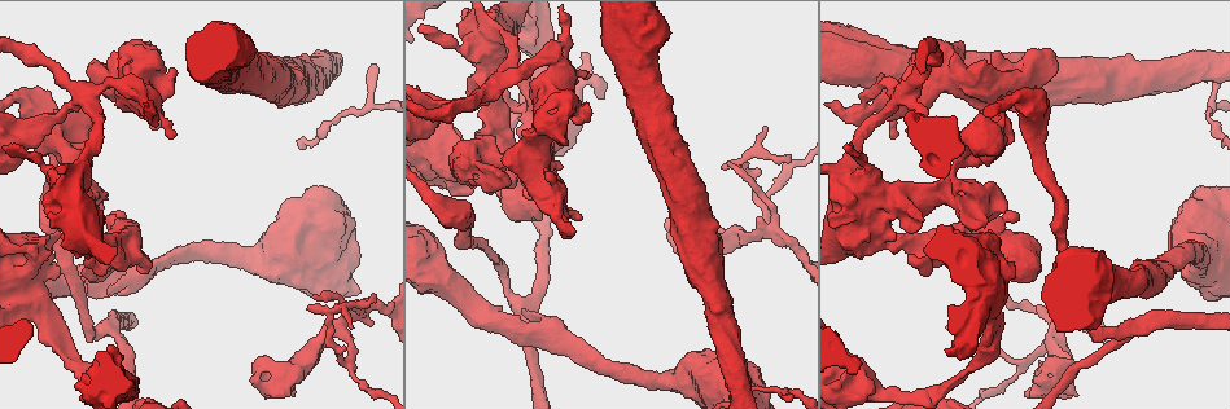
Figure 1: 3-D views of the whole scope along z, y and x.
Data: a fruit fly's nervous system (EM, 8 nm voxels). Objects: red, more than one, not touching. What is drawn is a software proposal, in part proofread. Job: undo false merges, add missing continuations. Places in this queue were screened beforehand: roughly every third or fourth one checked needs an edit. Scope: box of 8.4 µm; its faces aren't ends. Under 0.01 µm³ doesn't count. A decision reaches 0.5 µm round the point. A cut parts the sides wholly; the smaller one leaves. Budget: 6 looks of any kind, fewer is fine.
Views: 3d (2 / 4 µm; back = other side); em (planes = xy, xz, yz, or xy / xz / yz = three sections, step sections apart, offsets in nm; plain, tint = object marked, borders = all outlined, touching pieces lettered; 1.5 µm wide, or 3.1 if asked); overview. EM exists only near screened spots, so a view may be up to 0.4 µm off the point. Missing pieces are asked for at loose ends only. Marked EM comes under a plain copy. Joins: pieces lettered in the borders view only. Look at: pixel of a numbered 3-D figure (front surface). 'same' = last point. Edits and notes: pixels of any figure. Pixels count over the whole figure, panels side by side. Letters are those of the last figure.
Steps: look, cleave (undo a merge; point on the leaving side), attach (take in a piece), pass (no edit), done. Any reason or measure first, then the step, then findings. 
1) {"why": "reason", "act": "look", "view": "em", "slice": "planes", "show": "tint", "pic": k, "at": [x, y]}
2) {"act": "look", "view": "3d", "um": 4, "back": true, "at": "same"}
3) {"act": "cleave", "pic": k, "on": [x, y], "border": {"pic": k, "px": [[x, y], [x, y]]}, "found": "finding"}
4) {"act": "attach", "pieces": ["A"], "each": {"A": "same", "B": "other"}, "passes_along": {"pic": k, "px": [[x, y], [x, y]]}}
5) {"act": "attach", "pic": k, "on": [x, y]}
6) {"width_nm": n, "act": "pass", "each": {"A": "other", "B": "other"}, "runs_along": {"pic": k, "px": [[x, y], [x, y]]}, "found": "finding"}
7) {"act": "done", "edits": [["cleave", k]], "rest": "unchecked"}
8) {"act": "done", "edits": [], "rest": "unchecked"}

{"why": "three arms meet", "act": "look", "view": "em", "slice": "planes", "show": "borders", "pic": 1, "at": [349, 360]}

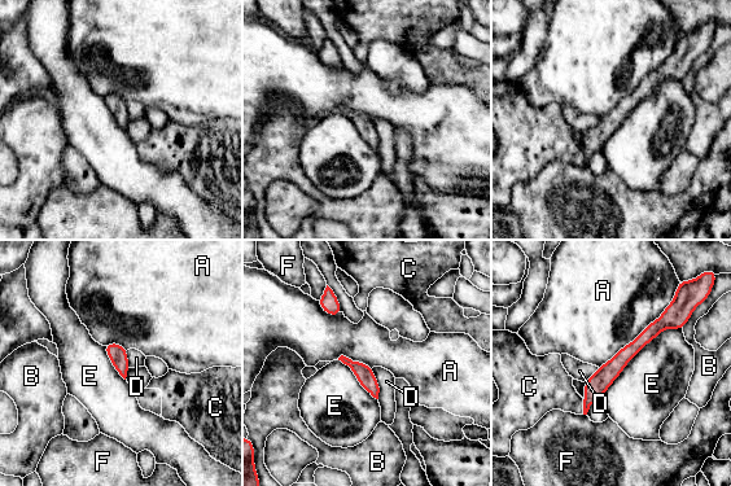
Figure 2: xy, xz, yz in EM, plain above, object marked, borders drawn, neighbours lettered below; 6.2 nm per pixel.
{"width_nm": 110, "act": "pass", "each": {"A": "other", "B": "other", "C": "other", "D": "other", "E": "other", "F": "other"}, "border": {"pic": 2, "px": [[682, 328], [664, 328], [600, 399]]}, "found": "continuous, no second neuron"}

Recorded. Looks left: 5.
{"why": "branch stops here", "act": "look", "view": "3d", "um": 4, "pic": 1, "at": [275, 221]}

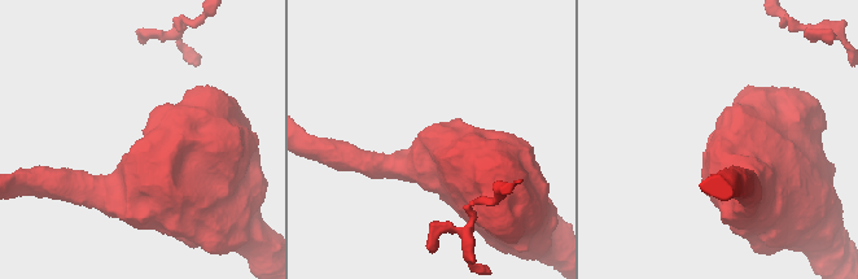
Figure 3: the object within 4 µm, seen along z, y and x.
{"why": "shape alone is not enough", "act": "look", "view": "em", "slice": "planes", "show": "borders", "pic": 3, "at": [144, 137]}

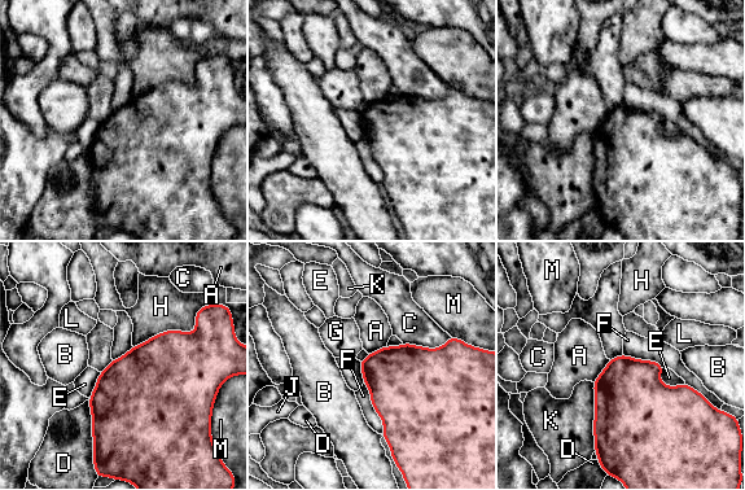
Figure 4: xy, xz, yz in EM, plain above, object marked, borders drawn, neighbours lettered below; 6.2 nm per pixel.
{"longest_contact_nm": ["H", 550], "act": "pass", "each": {"A": "other", "B": "other", "C": "other", "D": "other", "E": "other", "F": "other", "G": "other", "H": "other", "J": "other", "K": "other", "L": "other", "M": "other"}, "found": "no lettered piece goes on from it"}

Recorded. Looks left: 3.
{"why": "branch stops here", "act": "look", "view": "em", "slice": "planes", "show": "borders", "pic": 1, "at": [1070, 361]}

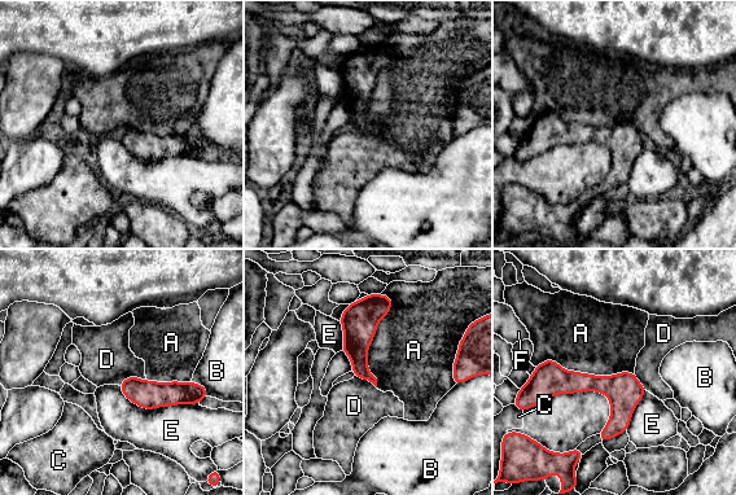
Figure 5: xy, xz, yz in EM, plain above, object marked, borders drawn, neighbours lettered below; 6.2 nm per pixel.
{"longest_contact_nm": ["A", 600], "act": "pass", "each": {"A": "other", "B": "other", "C": "other", "D": "other", "E": "other", "F": "other"}, "runs_along": {"pic": 5, "px": [[540, 373], [559, 381], [642, 390]]}, "found": "no lettered piece goes on from it"}

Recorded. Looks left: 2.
{"act": "done", "edits": [], "rest": "unchecked"}

